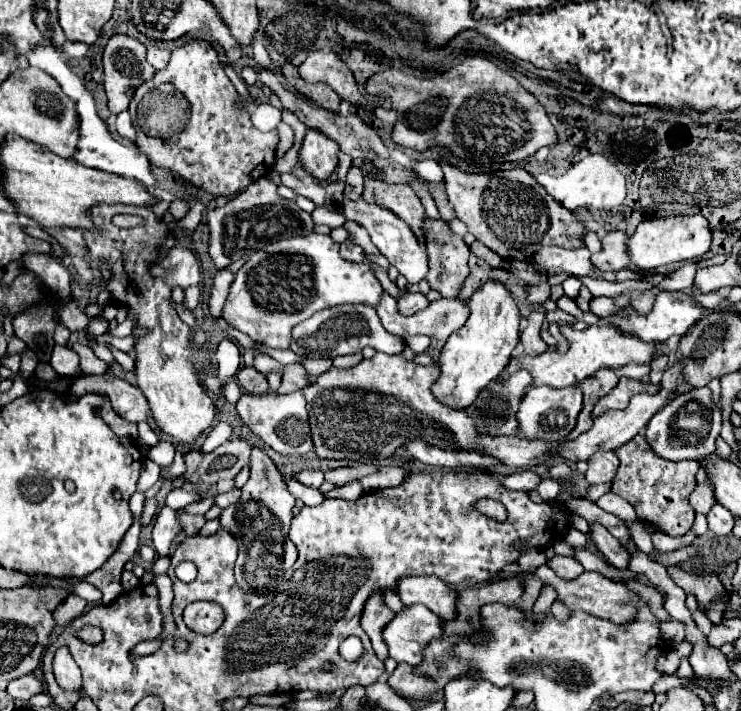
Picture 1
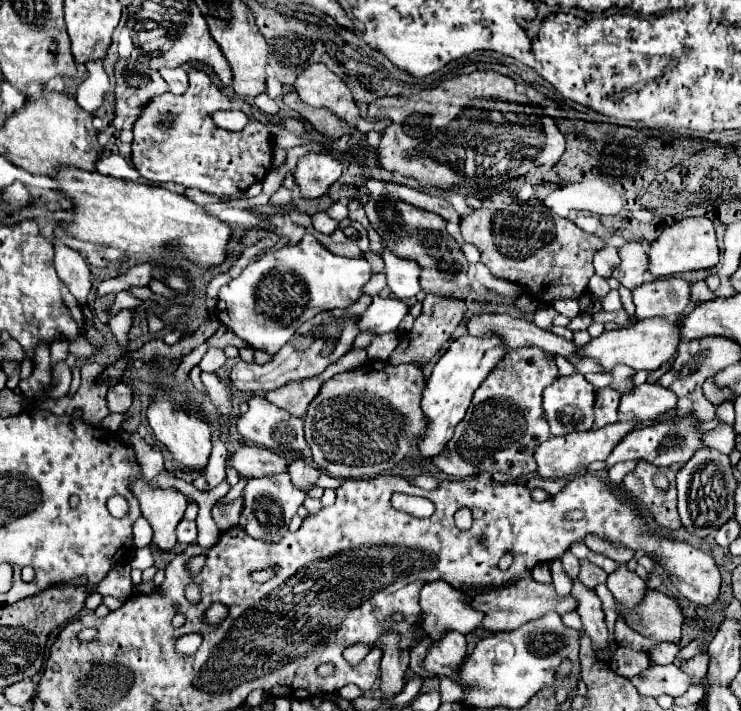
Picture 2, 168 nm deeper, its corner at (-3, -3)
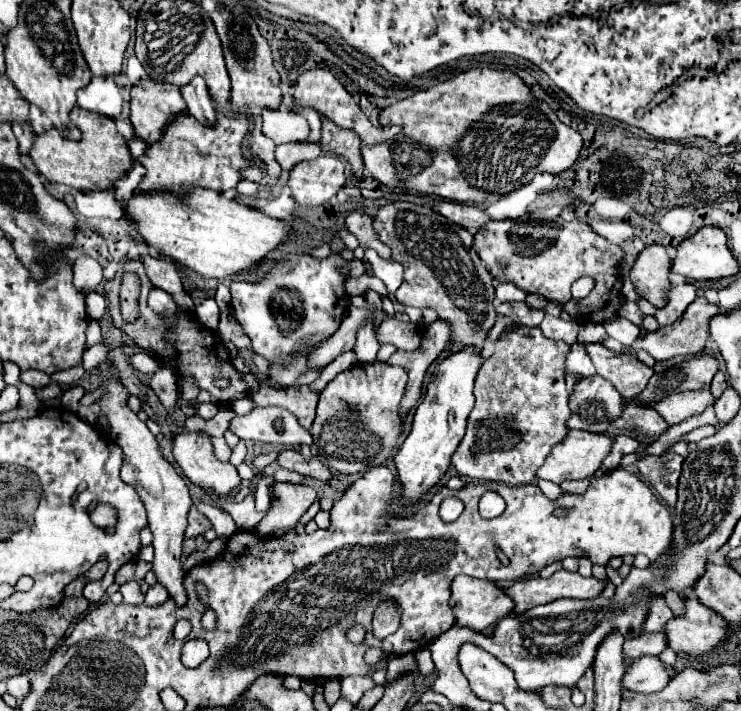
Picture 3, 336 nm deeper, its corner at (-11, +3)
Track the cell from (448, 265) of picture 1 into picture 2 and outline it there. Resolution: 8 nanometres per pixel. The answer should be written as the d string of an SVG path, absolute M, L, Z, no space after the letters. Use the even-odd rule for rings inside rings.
M426 295L424 299L424 309L420 317L414 321L414 327L410 333L406 333L404 343L400 343L388 357L390 363L420 363L424 367L440 349L442 345L452 337L454 329L462 323L464 319L464 309L466 309L464 299L458 297L442 297L442 295Z

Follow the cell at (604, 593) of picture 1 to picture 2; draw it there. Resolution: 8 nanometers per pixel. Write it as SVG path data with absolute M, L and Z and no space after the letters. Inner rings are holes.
M648 589L642 601L632 609L624 607L622 603L616 603L616 613L626 621L628 627L650 639L678 643L682 637L682 609L674 599L660 591Z

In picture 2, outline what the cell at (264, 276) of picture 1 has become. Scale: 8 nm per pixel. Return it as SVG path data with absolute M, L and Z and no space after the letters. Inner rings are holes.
M306 233L298 245L268 251L224 285L218 295L216 313L220 323L244 339L252 349L278 353L304 321L322 311L354 305L368 281L370 263L366 259L334 255L318 243L314 235Z

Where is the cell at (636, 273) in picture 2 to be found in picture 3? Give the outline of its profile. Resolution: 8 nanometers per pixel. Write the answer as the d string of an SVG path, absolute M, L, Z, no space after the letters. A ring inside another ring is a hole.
M652 245L638 255L630 273L636 293L646 301L650 301L656 309L668 303L670 265L672 265L672 259L666 253L666 249L662 245Z

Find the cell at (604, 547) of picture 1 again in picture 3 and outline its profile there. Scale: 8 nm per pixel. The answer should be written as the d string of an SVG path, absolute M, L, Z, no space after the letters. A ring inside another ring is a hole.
M654 597L650 601L650 613L644 623L646 633L664 633L666 623L672 619L672 611L666 607L666 601L662 597Z

